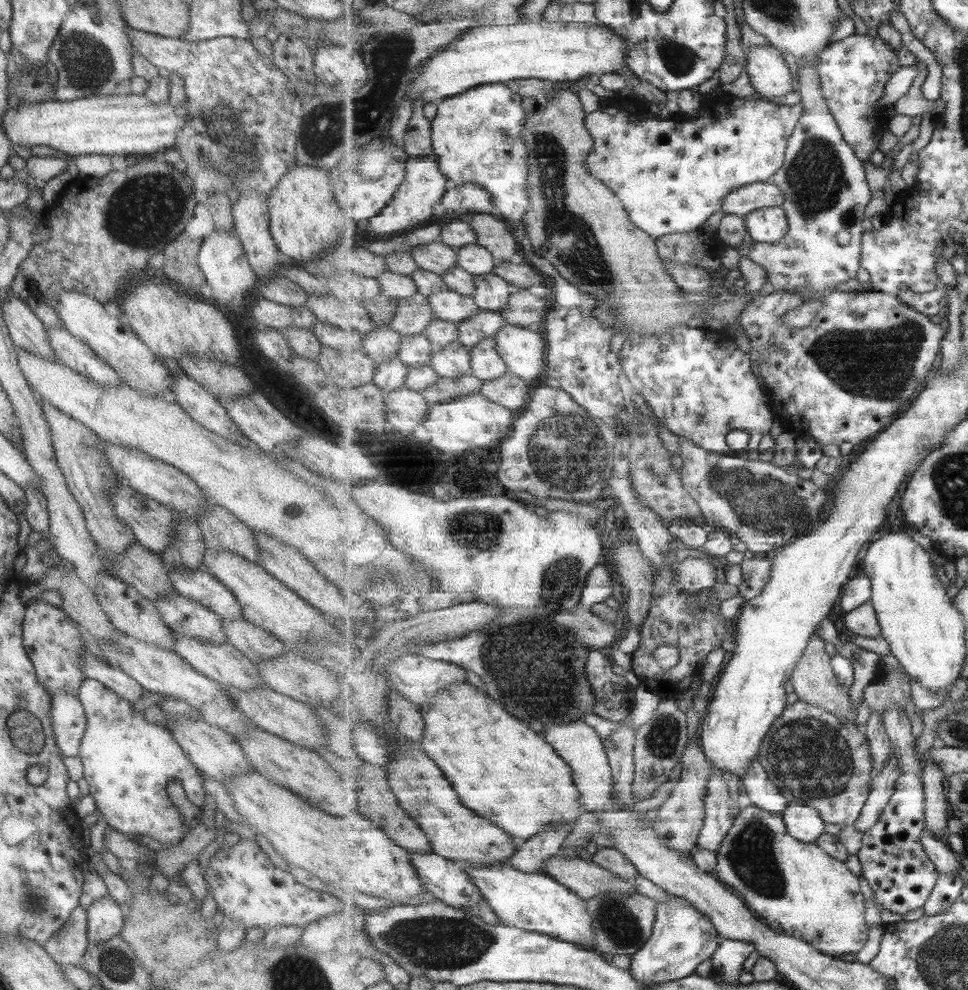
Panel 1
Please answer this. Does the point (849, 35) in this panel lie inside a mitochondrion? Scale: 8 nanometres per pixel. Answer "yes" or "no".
no

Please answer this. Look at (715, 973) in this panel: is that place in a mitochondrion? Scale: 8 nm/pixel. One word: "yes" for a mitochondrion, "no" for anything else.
no

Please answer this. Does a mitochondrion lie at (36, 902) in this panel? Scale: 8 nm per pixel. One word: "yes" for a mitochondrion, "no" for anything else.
yes

